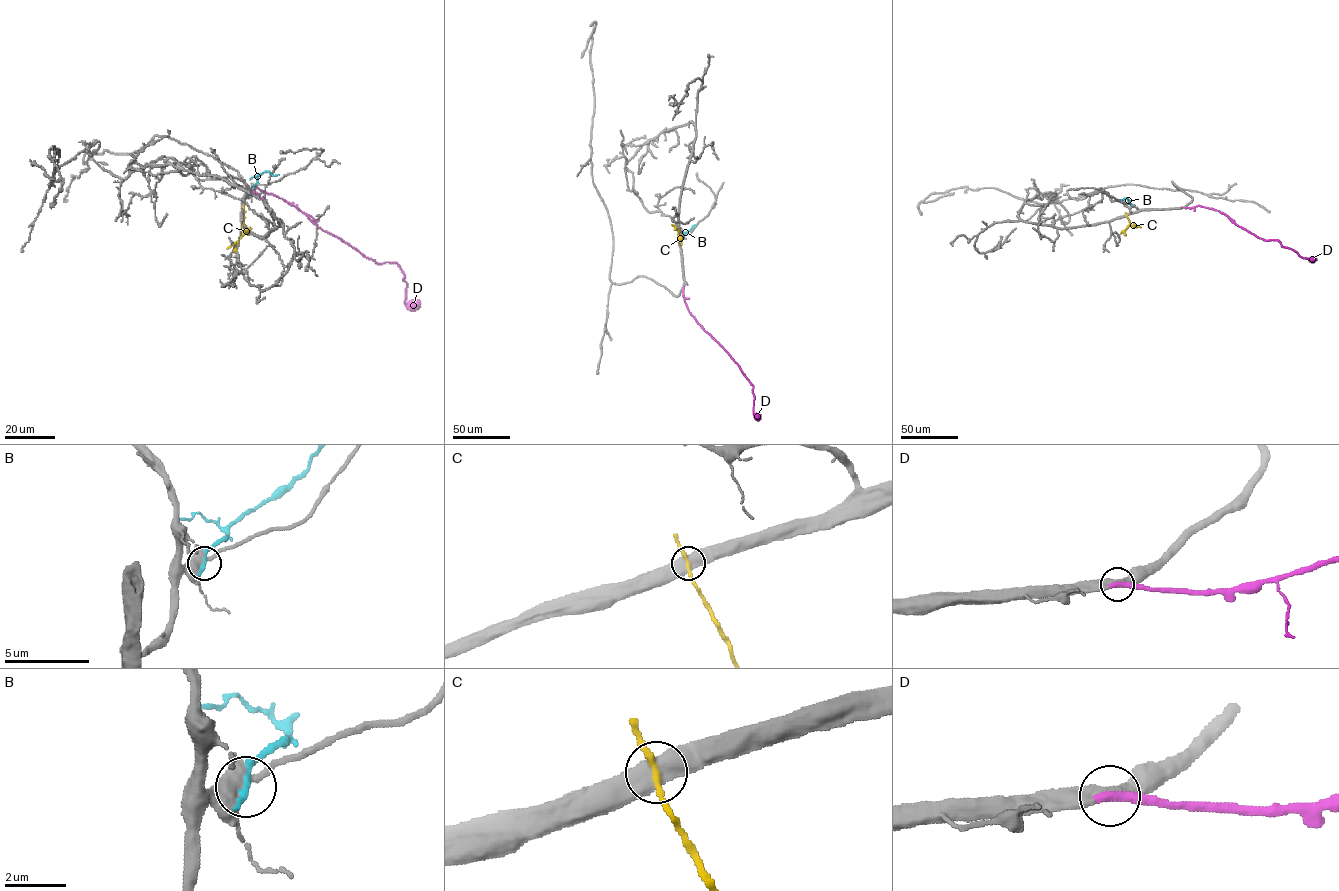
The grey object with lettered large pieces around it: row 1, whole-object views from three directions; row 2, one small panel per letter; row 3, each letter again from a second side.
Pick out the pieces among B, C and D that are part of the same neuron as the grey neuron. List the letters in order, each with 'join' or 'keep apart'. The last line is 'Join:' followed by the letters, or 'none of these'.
B: keep apart
C: keep apart
D: join
Join: D

